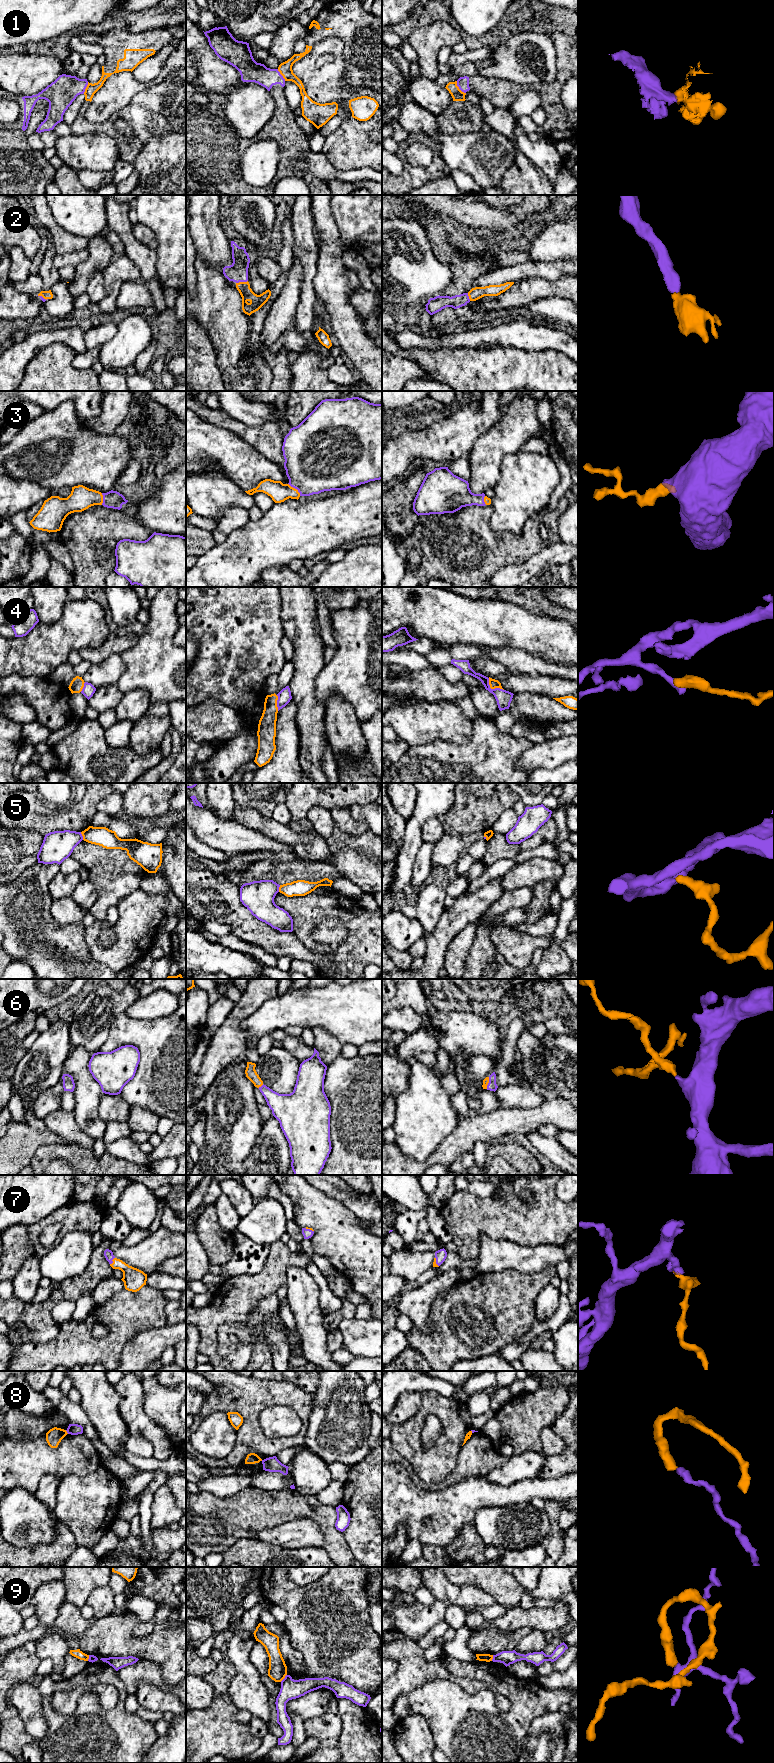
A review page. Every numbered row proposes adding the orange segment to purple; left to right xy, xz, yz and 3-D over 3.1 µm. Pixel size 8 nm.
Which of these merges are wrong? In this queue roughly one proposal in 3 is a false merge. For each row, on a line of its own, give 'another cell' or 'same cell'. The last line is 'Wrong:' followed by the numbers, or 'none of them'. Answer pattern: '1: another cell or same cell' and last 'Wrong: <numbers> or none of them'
1: another cell
2: same cell
3: same cell
4: another cell
5: another cell
6: same cell
7: same cell
8: another cell
9: another cell
Wrong: 1, 4, 5, 8, 9

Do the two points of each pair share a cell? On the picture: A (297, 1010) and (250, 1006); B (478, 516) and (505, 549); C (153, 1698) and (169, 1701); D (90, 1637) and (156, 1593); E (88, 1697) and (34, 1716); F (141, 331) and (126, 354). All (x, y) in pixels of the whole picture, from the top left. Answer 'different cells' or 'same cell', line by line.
A: different cells
B: same cell
C: same cell
D: different cells
E: different cells
F: same cell

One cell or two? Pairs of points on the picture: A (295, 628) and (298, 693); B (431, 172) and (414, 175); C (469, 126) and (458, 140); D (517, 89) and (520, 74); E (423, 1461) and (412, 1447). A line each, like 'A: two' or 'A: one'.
A: one
B: one
C: two
D: two
E: one

